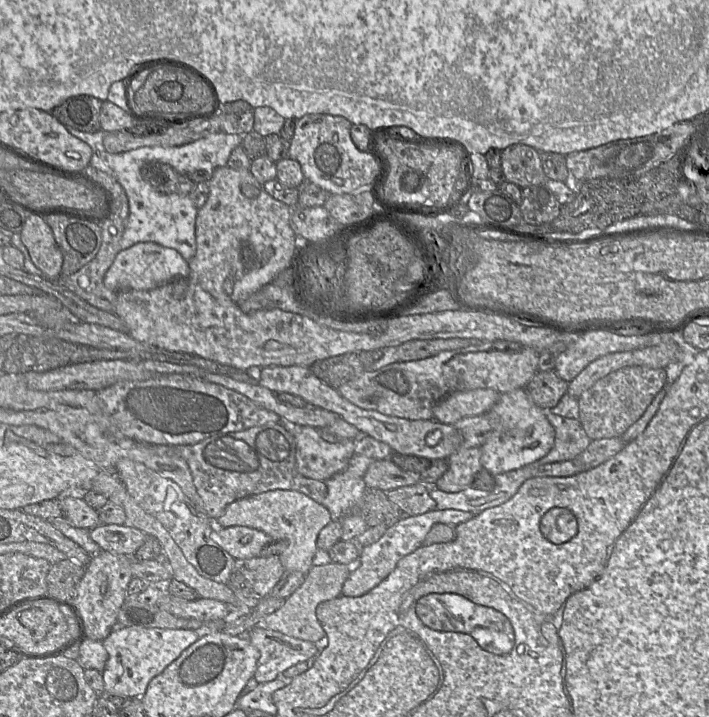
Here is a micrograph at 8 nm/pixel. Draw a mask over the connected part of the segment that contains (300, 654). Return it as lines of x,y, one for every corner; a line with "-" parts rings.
259,626
251,629
247,638
260,653
253,676
258,683
273,681
289,667
313,660
319,652
313,642

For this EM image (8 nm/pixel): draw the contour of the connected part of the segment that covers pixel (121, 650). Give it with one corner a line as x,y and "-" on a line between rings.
115,627
102,641
108,653
102,671
105,693
126,698
141,698
151,679
196,642
201,634
202,632
192,629

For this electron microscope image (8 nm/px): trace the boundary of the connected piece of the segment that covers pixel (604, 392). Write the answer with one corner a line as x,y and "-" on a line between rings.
630,366
596,381
578,398
579,421
591,440
620,437
645,412
657,393
668,385
665,368

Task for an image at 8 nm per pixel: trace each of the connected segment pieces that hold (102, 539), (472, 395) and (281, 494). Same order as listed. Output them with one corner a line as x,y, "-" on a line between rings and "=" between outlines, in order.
101,524
89,531
91,539
101,550
113,554
133,556
143,545
146,534
127,525
=
487,388
454,392
434,405
432,419
454,425
464,417
487,413
499,397
499,392
=
271,490
238,499
229,504
217,518
223,528
246,526
266,533
273,540
286,542
286,549
279,555
285,572
307,574
313,566
317,551
317,537
322,528
332,521
329,511
305,494
293,490

